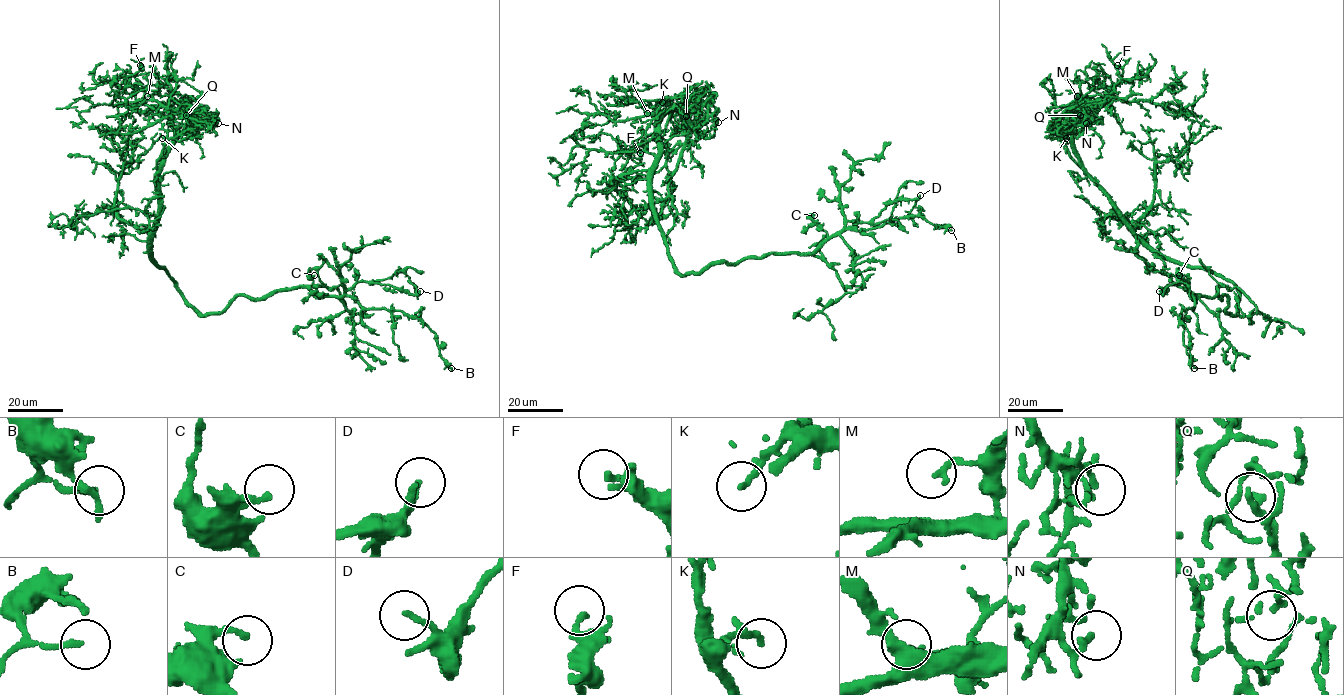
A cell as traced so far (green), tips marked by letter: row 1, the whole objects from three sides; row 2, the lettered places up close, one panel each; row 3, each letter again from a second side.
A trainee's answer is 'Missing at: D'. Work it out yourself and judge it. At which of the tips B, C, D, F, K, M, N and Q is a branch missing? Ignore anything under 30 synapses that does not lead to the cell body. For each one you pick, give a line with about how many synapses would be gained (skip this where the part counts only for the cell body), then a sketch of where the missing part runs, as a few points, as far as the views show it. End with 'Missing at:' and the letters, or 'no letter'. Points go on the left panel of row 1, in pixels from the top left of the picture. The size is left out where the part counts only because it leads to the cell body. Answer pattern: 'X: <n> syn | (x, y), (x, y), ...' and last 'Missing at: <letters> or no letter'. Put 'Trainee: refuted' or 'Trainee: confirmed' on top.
Trainee: refuted
K: 60 syn
Missing at: K

